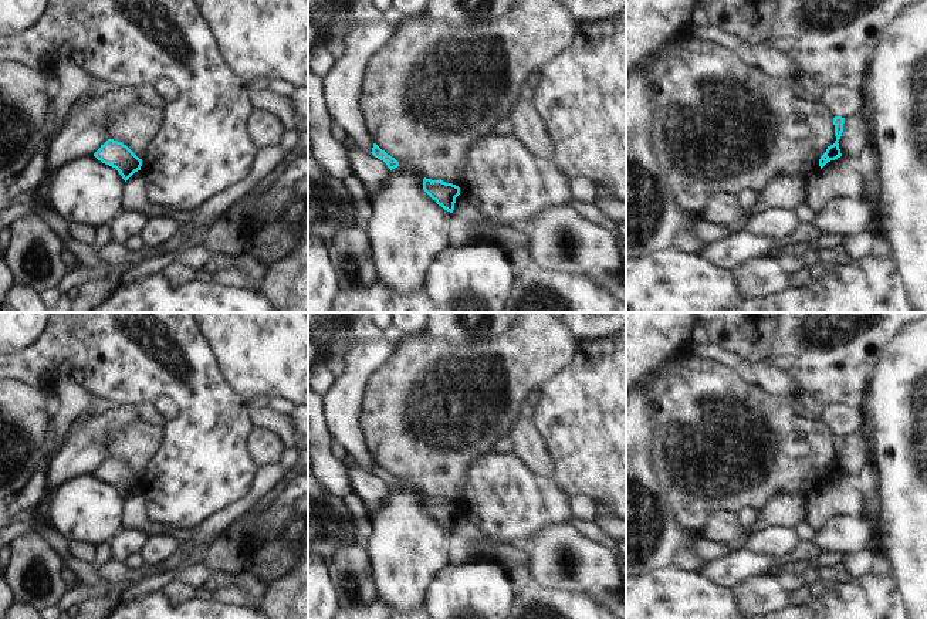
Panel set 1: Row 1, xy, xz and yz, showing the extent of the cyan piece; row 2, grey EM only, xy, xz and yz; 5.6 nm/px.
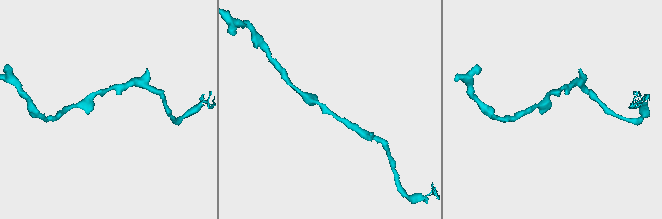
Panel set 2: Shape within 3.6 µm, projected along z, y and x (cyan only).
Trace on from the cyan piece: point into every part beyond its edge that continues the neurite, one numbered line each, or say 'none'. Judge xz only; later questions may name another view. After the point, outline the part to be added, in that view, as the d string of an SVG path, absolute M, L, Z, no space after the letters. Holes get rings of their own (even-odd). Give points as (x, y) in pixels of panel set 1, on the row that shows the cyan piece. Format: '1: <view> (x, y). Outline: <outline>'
none.

